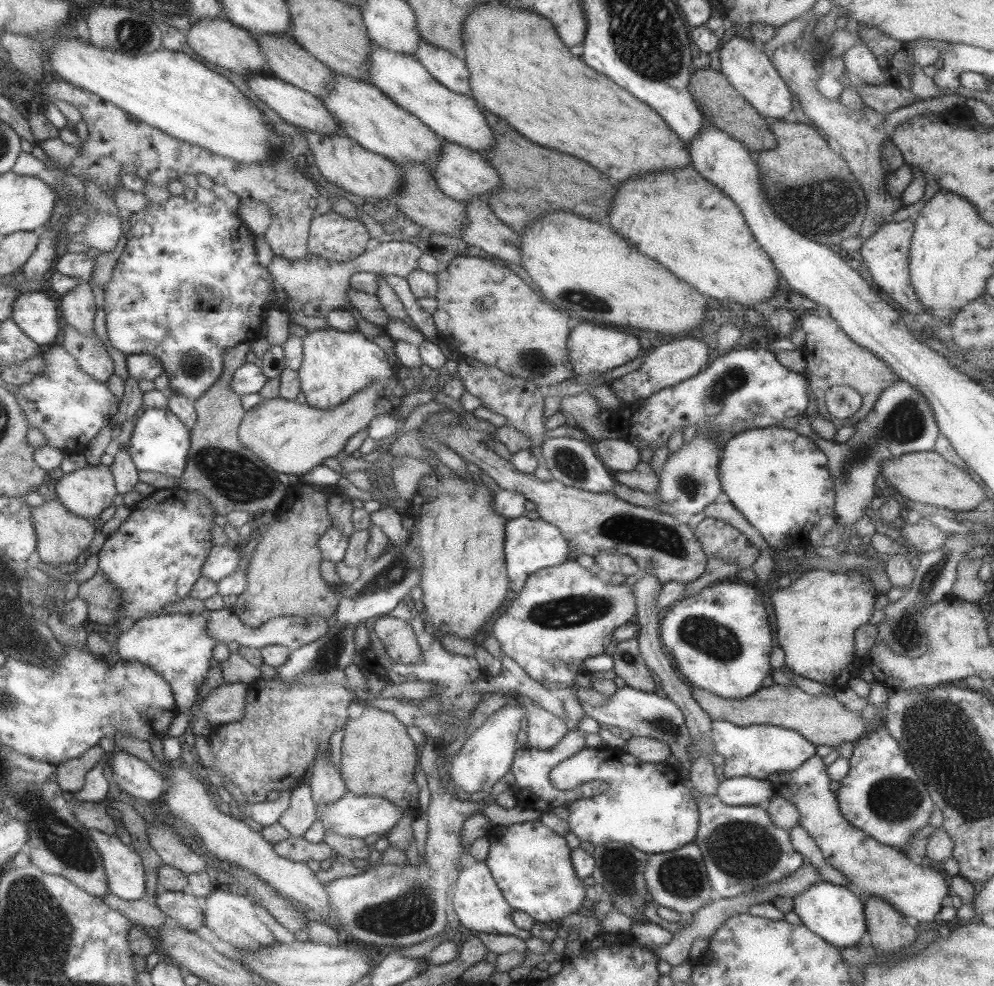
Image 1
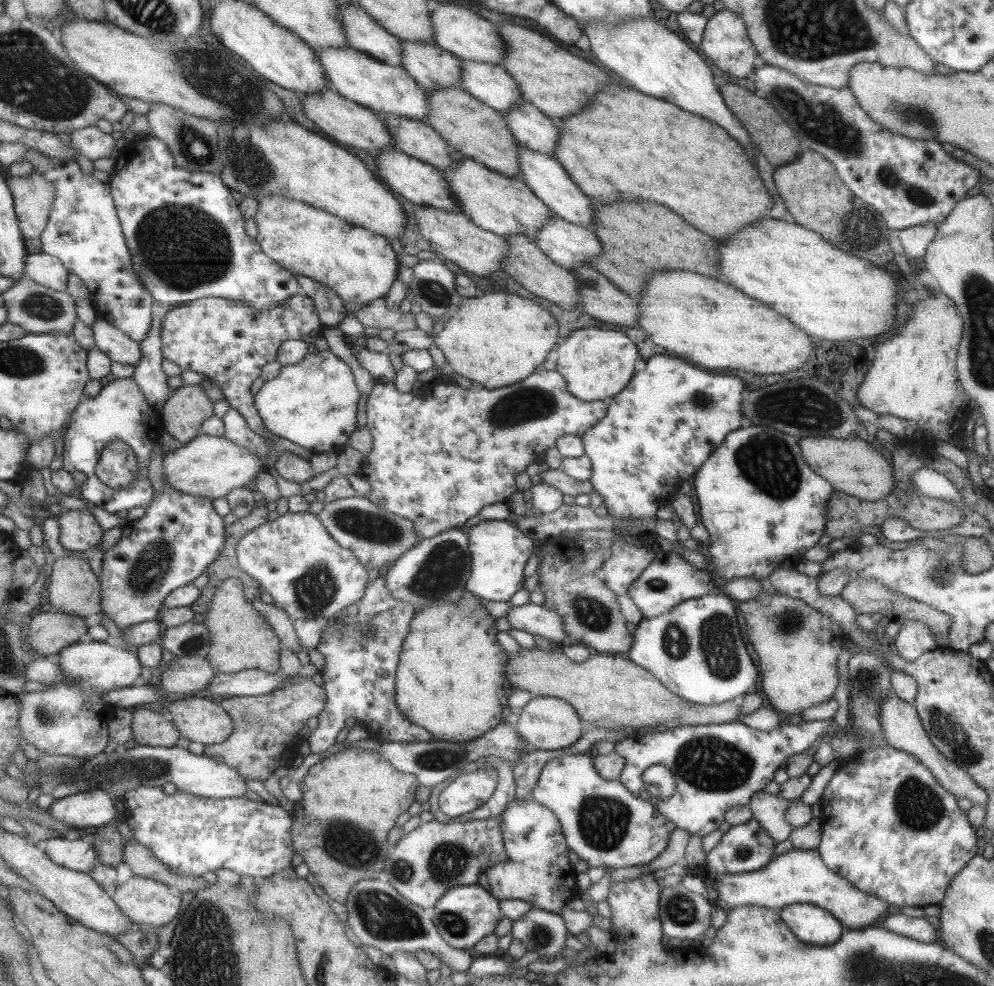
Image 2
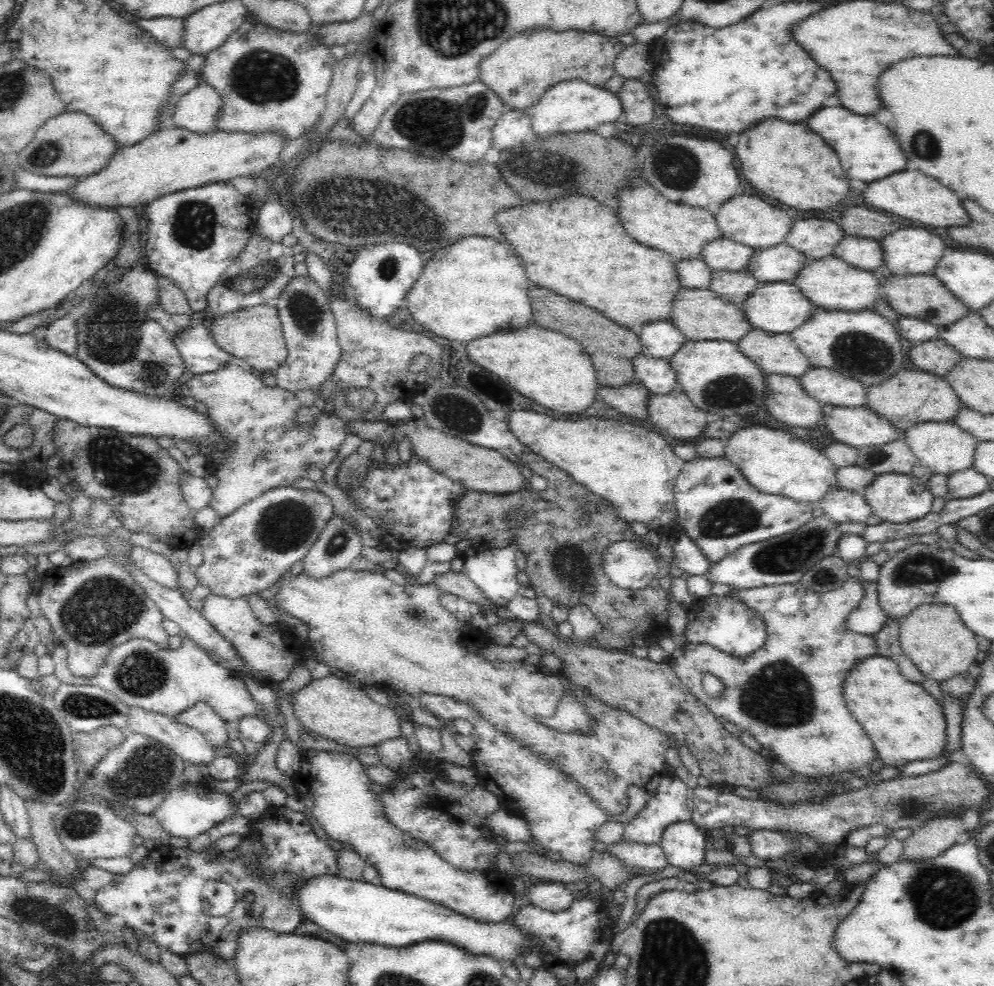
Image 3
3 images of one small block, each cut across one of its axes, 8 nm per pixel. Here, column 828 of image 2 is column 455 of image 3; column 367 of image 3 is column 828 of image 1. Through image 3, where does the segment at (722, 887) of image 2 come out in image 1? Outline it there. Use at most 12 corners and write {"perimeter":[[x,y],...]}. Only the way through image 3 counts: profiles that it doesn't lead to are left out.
{"perimeter":[[821,757],[776,792],[825,862],[904,917],[933,921],[943,874],[845,820]]}

